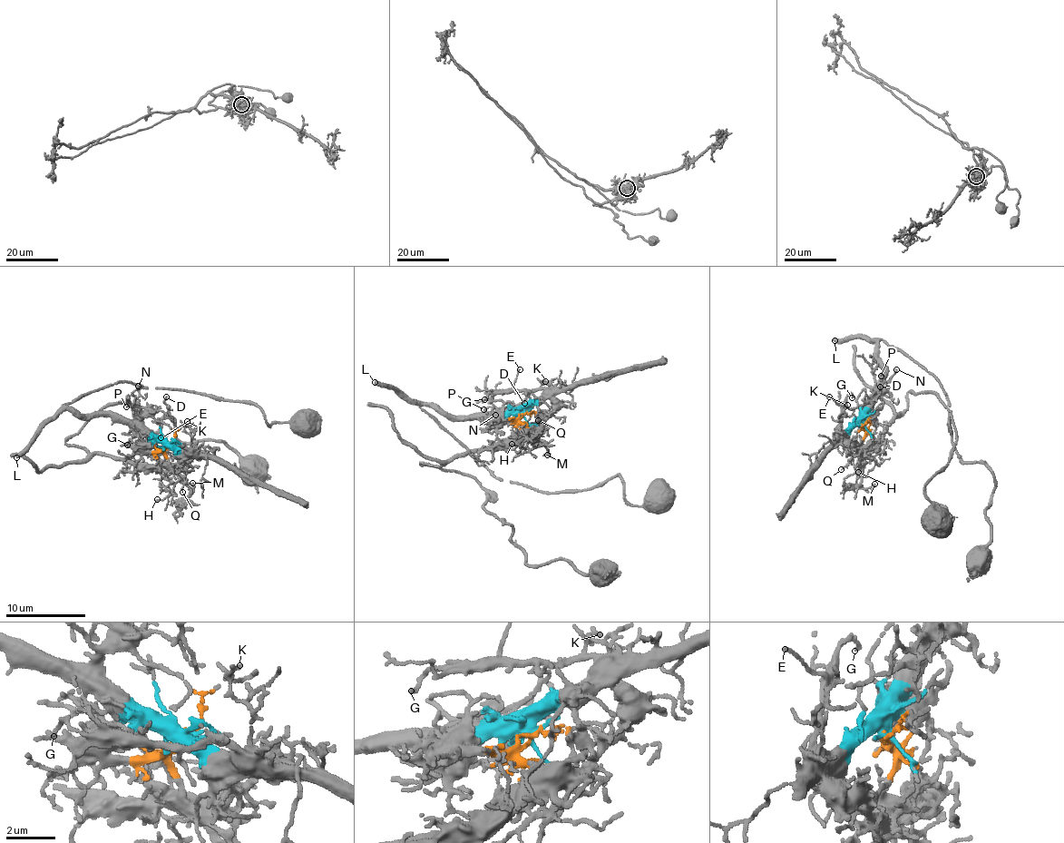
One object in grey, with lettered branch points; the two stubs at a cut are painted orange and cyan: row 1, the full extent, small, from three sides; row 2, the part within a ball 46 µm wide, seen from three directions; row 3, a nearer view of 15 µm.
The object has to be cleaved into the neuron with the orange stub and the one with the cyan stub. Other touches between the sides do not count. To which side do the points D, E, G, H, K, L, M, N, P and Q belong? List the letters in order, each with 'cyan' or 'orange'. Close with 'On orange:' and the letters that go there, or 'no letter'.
D: cyan
E: cyan
G: cyan
H: orange
K: cyan
L: cyan
M: orange
N: cyan
P: cyan
Q: orange
On orange: H, M, Q

